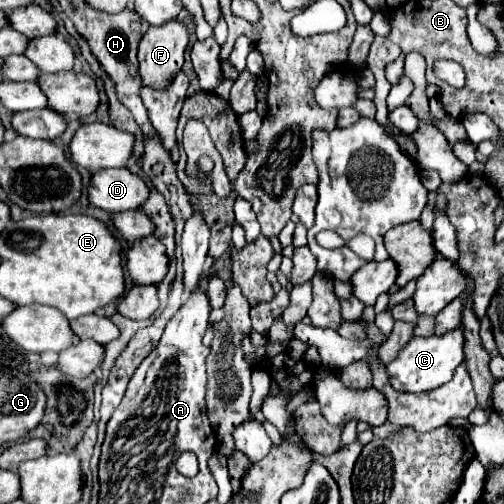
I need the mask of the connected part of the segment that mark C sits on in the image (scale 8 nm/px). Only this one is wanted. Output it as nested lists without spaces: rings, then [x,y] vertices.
[[[456,328],[442,336],[414,336],[408,346],[392,360],[386,370],[398,392],[426,392],[452,380],[456,368],[464,362],[464,328]]]

